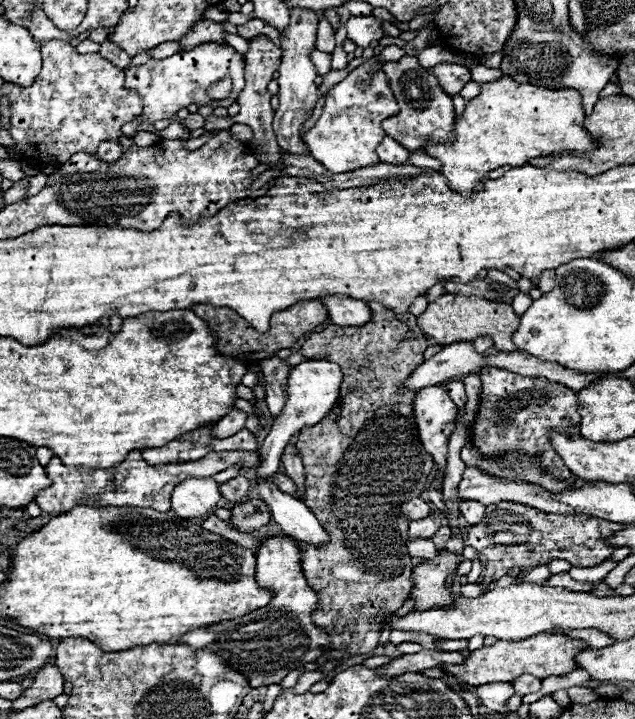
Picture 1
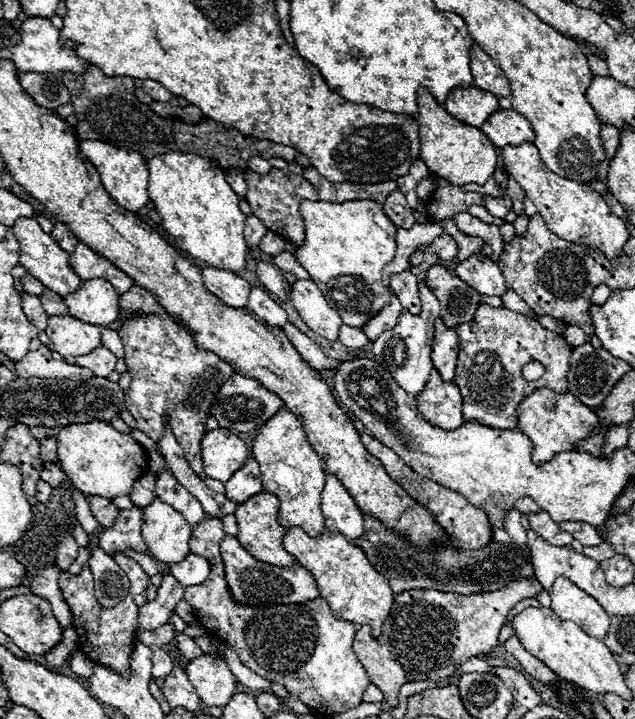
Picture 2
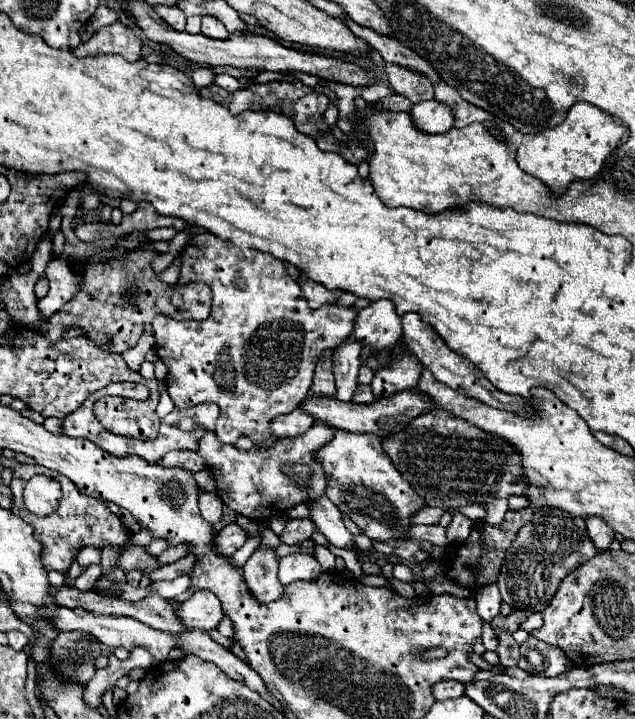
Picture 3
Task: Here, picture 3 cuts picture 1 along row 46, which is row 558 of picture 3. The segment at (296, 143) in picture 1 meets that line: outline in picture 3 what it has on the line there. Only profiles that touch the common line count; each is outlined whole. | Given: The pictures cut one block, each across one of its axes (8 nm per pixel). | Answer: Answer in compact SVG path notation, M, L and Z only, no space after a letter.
M294 552L286 558L280 558L278 580L286 586L294 580L316 580L322 574L318 560L304 552Z

